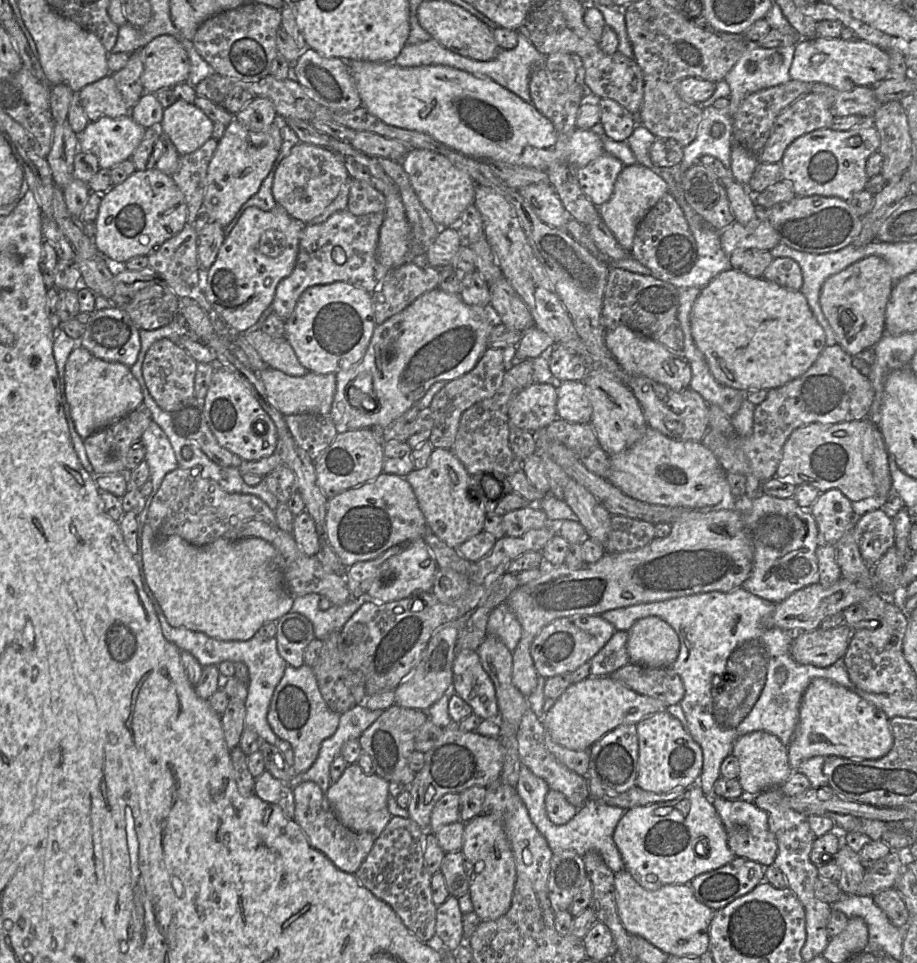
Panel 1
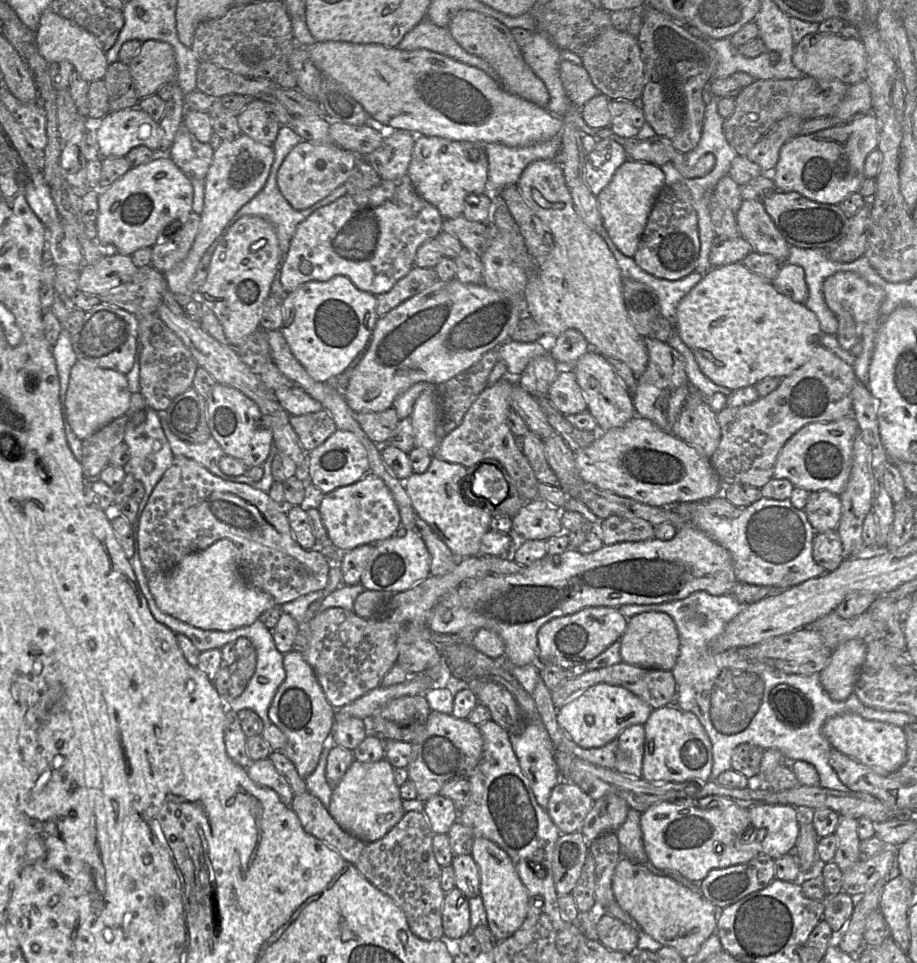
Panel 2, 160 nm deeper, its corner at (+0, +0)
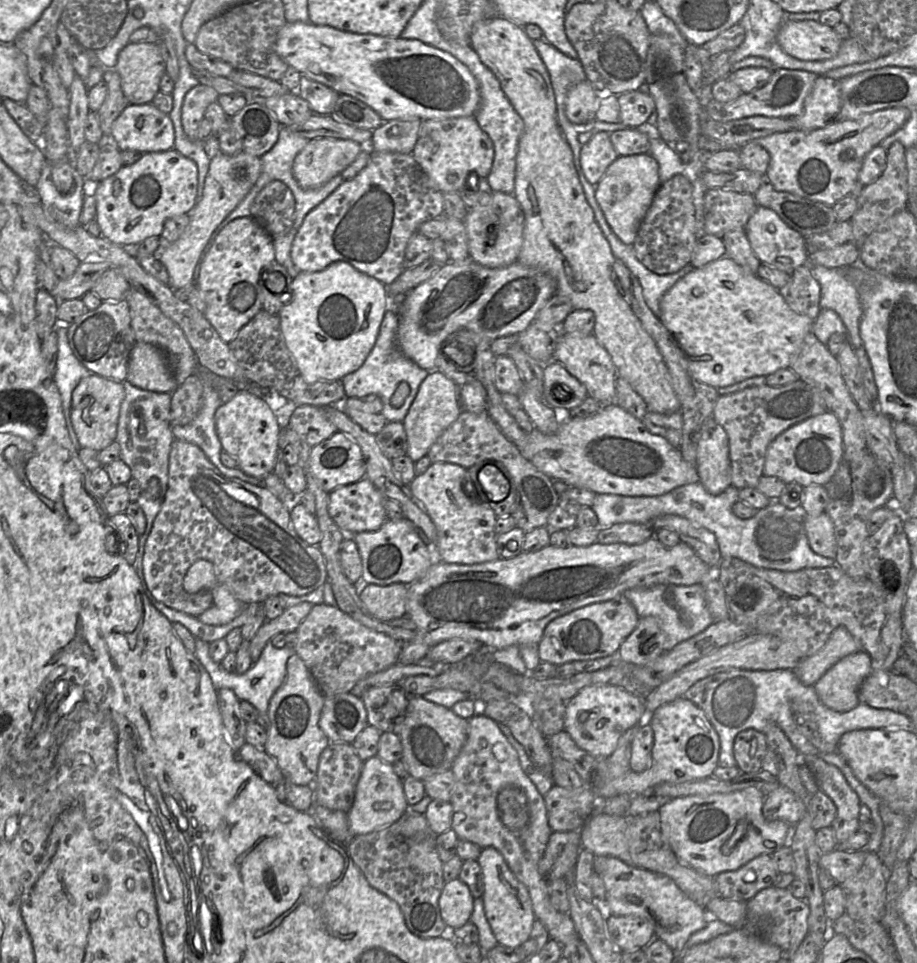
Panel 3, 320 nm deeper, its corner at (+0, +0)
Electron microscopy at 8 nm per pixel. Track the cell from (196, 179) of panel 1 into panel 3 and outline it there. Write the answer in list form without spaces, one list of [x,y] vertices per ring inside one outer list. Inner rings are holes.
[[[199,84],[193,87],[184,98],[182,105],[182,126],[187,137],[199,140],[199,124],[207,107],[218,100],[220,94],[212,87]]]

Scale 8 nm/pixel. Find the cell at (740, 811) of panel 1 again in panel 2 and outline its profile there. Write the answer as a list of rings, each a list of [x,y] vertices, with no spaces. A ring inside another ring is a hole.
[[[755,804],[747,812],[750,826],[761,836],[761,854],[776,859],[793,852],[799,833],[796,807],[786,804]]]

